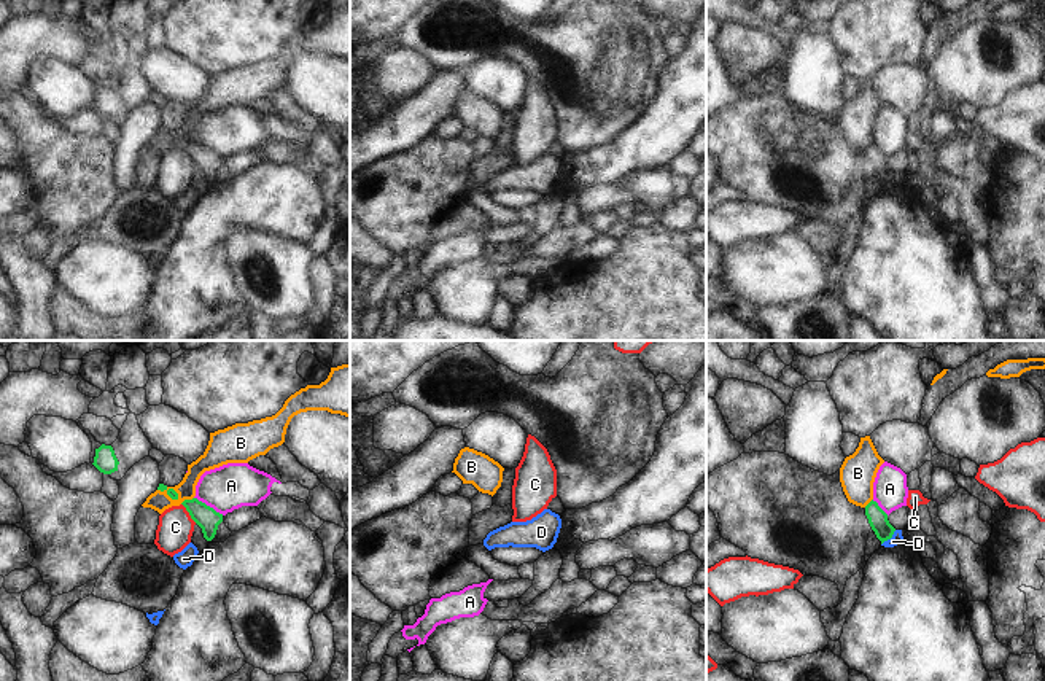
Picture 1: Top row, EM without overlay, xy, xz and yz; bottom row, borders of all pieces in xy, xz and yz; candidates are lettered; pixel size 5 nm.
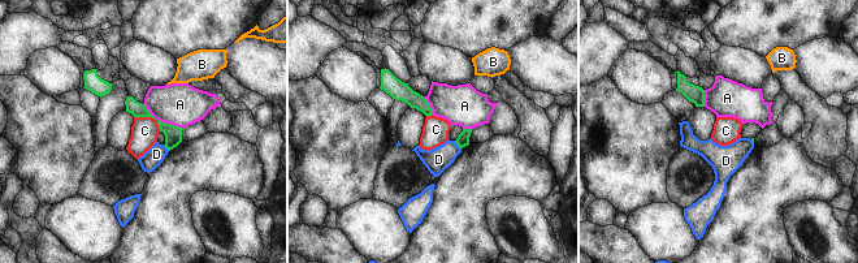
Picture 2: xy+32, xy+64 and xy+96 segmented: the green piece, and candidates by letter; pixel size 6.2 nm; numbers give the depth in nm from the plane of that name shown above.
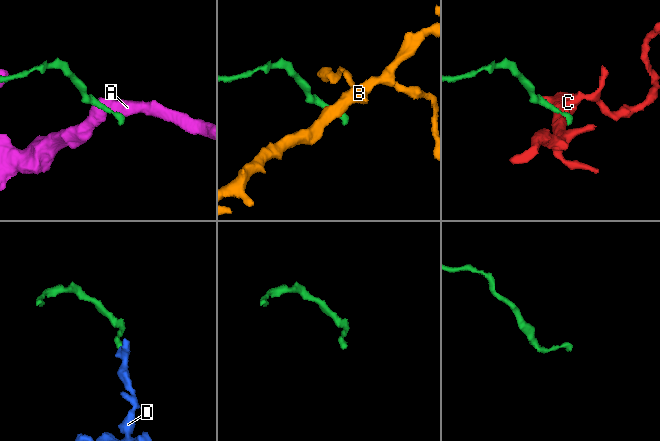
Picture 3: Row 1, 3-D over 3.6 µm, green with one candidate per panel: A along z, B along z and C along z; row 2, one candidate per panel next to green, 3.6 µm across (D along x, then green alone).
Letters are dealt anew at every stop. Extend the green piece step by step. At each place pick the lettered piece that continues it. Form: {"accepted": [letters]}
{"accepted": []}

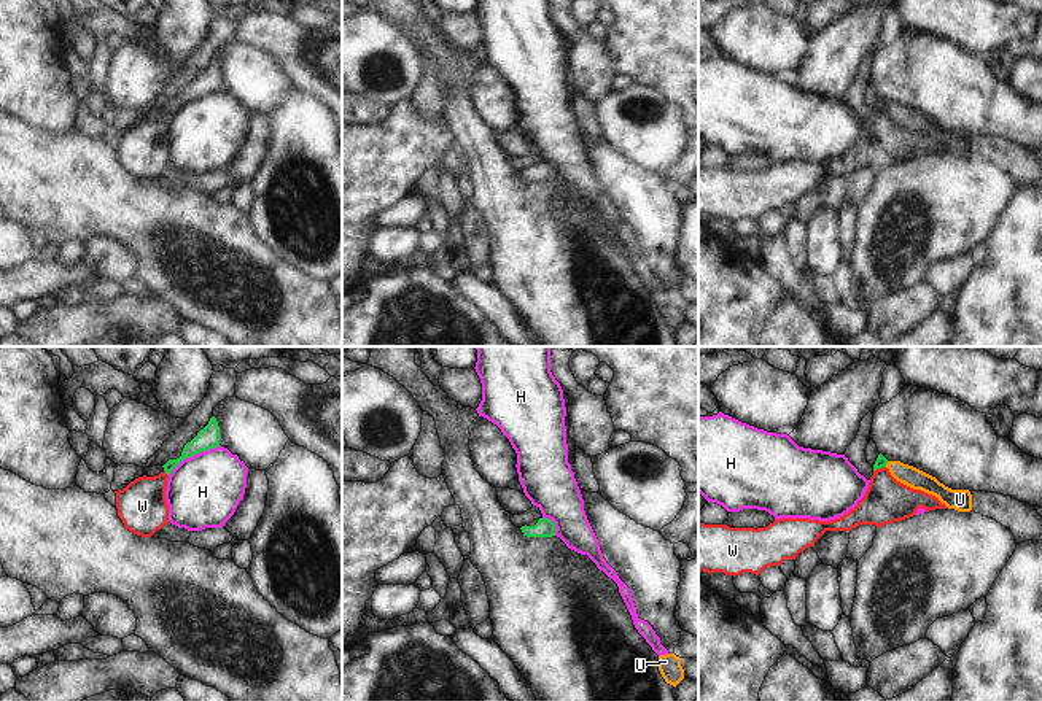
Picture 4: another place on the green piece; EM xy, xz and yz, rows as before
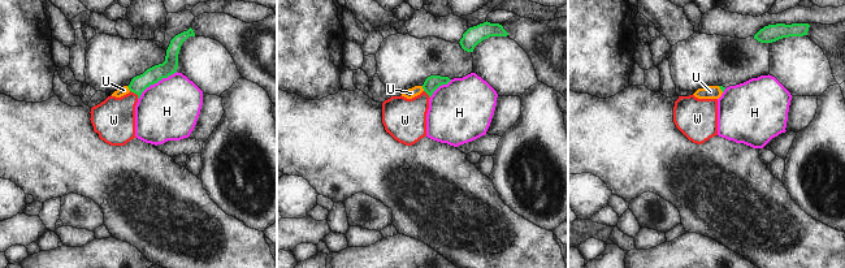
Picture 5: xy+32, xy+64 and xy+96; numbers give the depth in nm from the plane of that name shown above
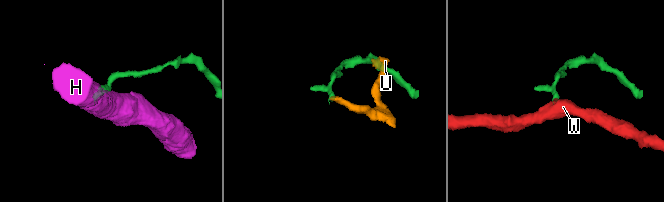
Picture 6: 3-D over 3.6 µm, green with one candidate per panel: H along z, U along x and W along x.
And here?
{"accepted": ["W"]}

